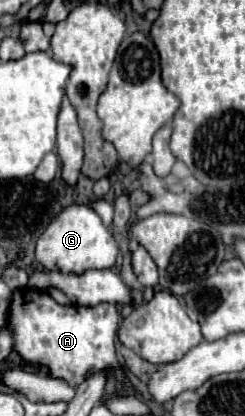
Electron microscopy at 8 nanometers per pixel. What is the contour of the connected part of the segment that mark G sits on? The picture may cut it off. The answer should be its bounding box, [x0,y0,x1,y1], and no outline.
[35,204,119,274]

